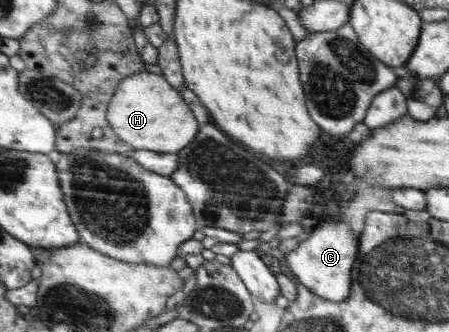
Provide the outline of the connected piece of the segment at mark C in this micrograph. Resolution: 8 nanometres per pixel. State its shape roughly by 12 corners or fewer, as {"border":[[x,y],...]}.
{"border":[[343,222],[311,228],[285,260],[310,292],[349,297],[359,236]]}

